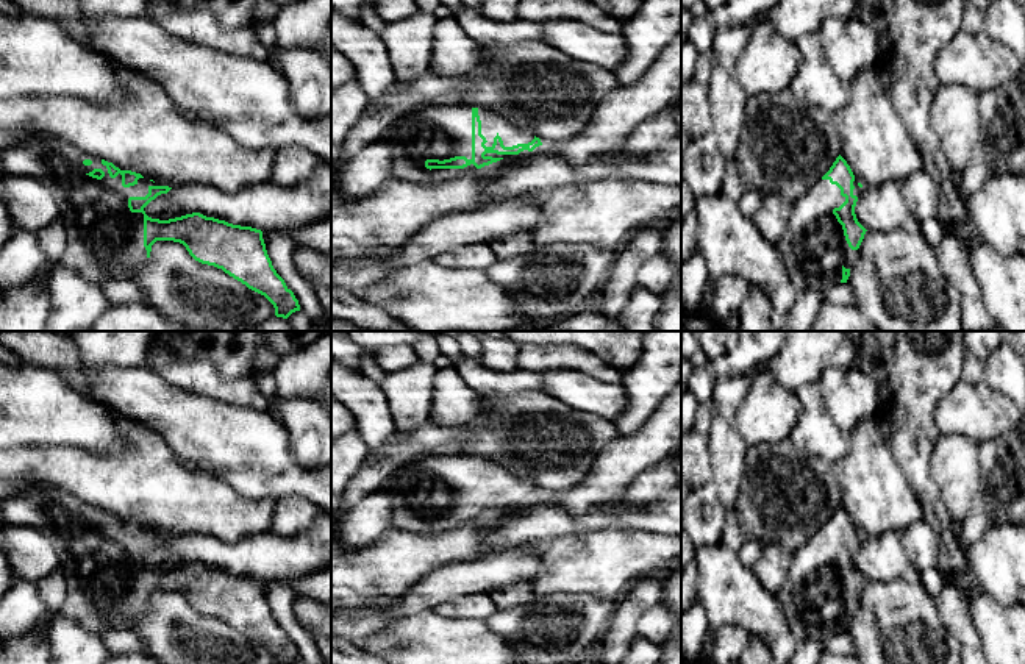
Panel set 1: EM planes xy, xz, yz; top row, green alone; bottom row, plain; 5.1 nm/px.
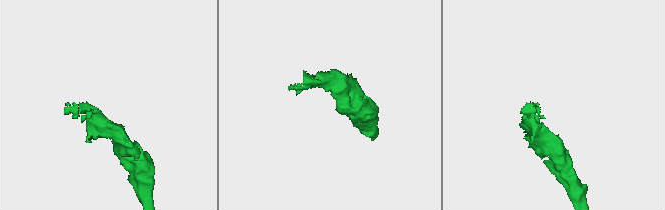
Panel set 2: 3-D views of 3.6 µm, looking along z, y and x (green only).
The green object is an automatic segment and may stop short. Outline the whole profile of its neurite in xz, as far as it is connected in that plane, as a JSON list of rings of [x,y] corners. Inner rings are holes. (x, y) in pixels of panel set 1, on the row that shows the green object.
[[[466,105],[412,109],[395,117],[378,141],[384,141],[394,153],[392,178],[416,183],[453,180],[503,158],[528,155],[542,145],[531,131],[512,127],[489,109]]]

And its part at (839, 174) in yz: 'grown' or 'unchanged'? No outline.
grown

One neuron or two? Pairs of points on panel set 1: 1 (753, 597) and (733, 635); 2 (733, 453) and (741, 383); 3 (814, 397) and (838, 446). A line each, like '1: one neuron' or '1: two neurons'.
1: two neurons
2: one neuron
3: one neuron

